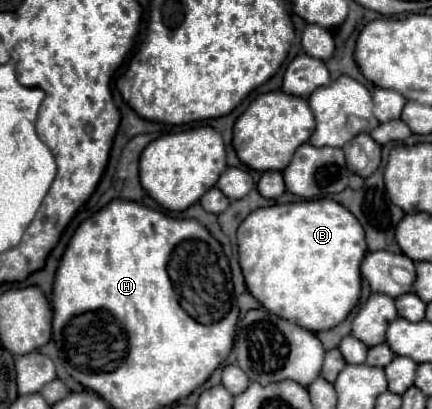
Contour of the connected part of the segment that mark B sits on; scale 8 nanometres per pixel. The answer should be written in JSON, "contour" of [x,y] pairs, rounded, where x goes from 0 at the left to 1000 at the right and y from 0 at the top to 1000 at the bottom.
{"contour":[[[736,484],[597,509],[551,557],[551,626],[574,714],[625,763],[722,812],[787,792],[833,729],[843,557],[792,499]]]}

